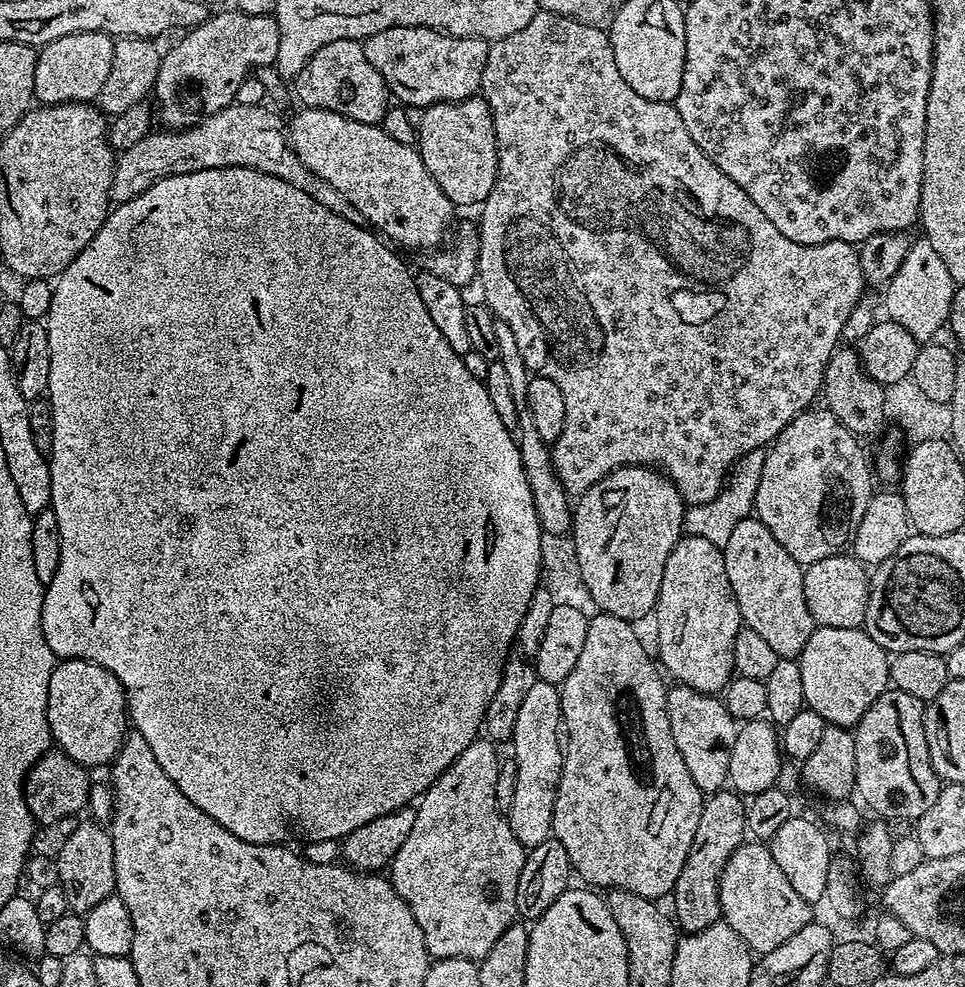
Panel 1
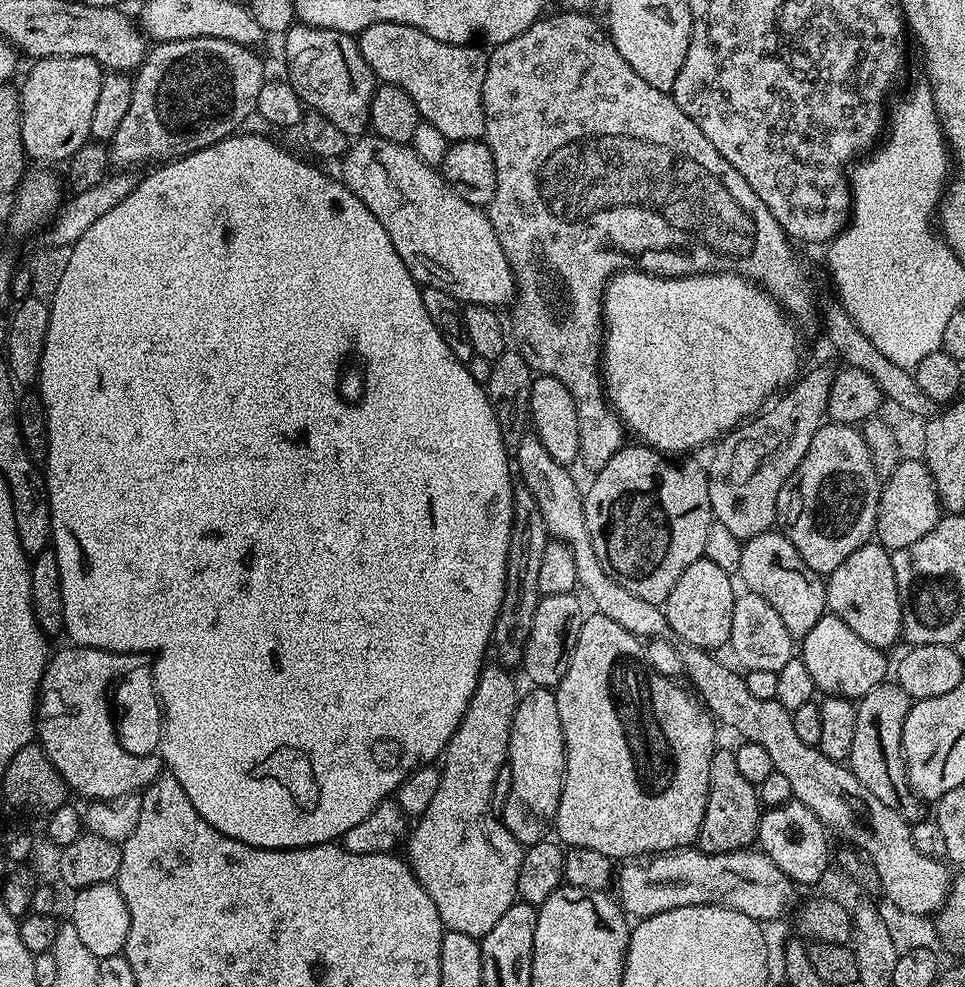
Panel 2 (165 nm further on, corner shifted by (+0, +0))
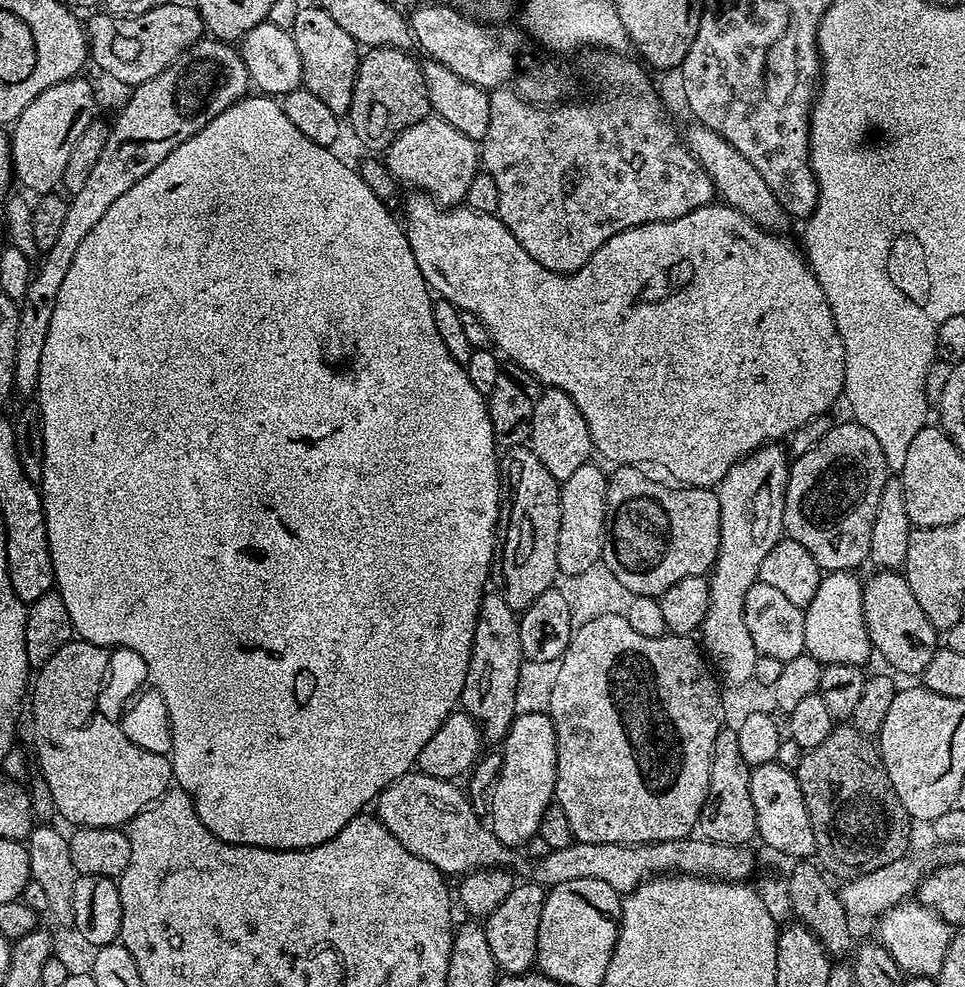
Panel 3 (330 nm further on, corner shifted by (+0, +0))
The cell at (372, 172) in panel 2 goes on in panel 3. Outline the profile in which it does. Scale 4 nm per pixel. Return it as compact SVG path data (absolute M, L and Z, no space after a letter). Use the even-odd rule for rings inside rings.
M413 191L412 197L405 199L402 204L403 223L406 225L408 241L410 242L410 250L414 250L414 262L418 262L418 270L422 270L422 278L428 283L429 289L437 297L448 300L455 308L461 312L469 312L474 314L474 318L478 318L478 322L482 322L482 326L486 326L486 330L490 334L492 344L511 363L516 364L522 370L526 370L532 376L540 381L541 385L557 388L566 394L570 394L570 398L574 398L574 406L578 406L578 410L582 410L582 418L586 418L586 426L592 435L592 447L597 453L600 452L608 460L613 460L616 466L648 466L644 464L661 464L662 467L668 468L668 472L673 476L673 481L679 482L681 485L690 488L711 488L715 489L720 483L720 479L728 473L730 466L734 466L737 462L744 459L754 450L763 448L769 442L780 442L791 436L794 430L798 430L798 426L802 426L806 422L810 422L810 418L815 416L823 416L829 410L828 407L837 399L841 399L844 391L844 343L838 334L838 326L834 322L834 314L830 310L830 302L826 302L826 294L822 290L822 286L818 286L818 278L812 269L808 267L807 259L802 255L801 249L796 248L790 241L784 240L783 235L775 232L766 232L754 222L750 222L750 218L746 218L738 210L729 208L723 202L713 202L704 205L701 208L695 208L692 212L686 213L684 216L673 216L667 220L659 220L653 224L639 224L633 228L622 230L618 234L614 234L614 238L610 238L602 245L596 253L589 258L582 267L574 273L565 274L562 272L551 272L548 268L542 267L538 262L534 262L534 258L530 258L530 254L526 254L526 250L522 250L522 246L518 242L518 238L514 238L514 234L510 234L510 230L501 221L500 217L491 212L476 212L467 206L441 206L432 199L431 196L425 196L423 192Z

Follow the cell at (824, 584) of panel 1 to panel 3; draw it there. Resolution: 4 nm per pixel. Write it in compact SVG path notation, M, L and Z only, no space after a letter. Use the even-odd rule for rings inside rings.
M876 570L869 580L863 581L864 621L873 649L892 668L905 672L908 676L919 677L930 658L934 658L938 647L938 629L918 606L914 590L910 590L908 580L896 570Z

